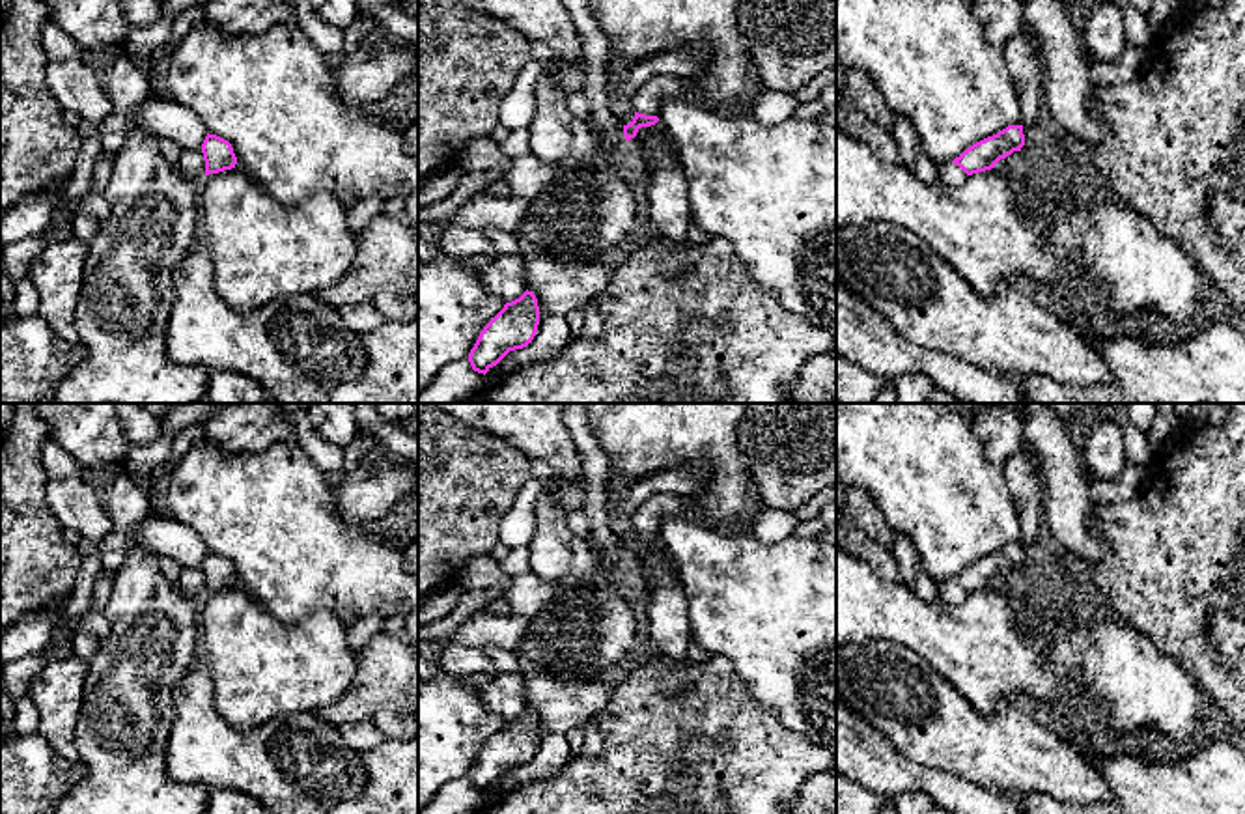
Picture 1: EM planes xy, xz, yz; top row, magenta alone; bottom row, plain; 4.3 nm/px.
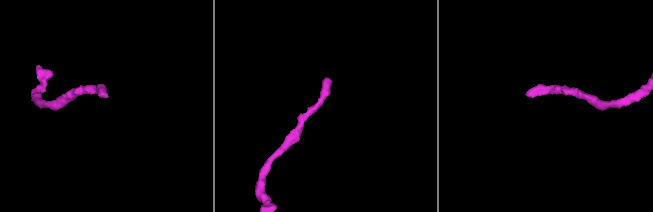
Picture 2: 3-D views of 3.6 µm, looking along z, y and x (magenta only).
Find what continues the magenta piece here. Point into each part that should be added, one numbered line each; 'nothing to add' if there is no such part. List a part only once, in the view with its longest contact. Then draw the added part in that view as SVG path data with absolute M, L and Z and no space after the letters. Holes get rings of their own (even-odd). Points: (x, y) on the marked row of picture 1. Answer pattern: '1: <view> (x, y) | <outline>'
1: xz (648, 98) | M655 77L642 84L636 93L629 99L631 106L638 114L657 116L659 105L666 97L689 97L691 82L679 77Z

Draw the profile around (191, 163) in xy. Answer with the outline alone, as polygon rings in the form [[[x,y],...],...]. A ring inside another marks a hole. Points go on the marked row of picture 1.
[[[183,149],[175,170],[190,181],[200,181],[205,175],[205,161],[202,149]]]

